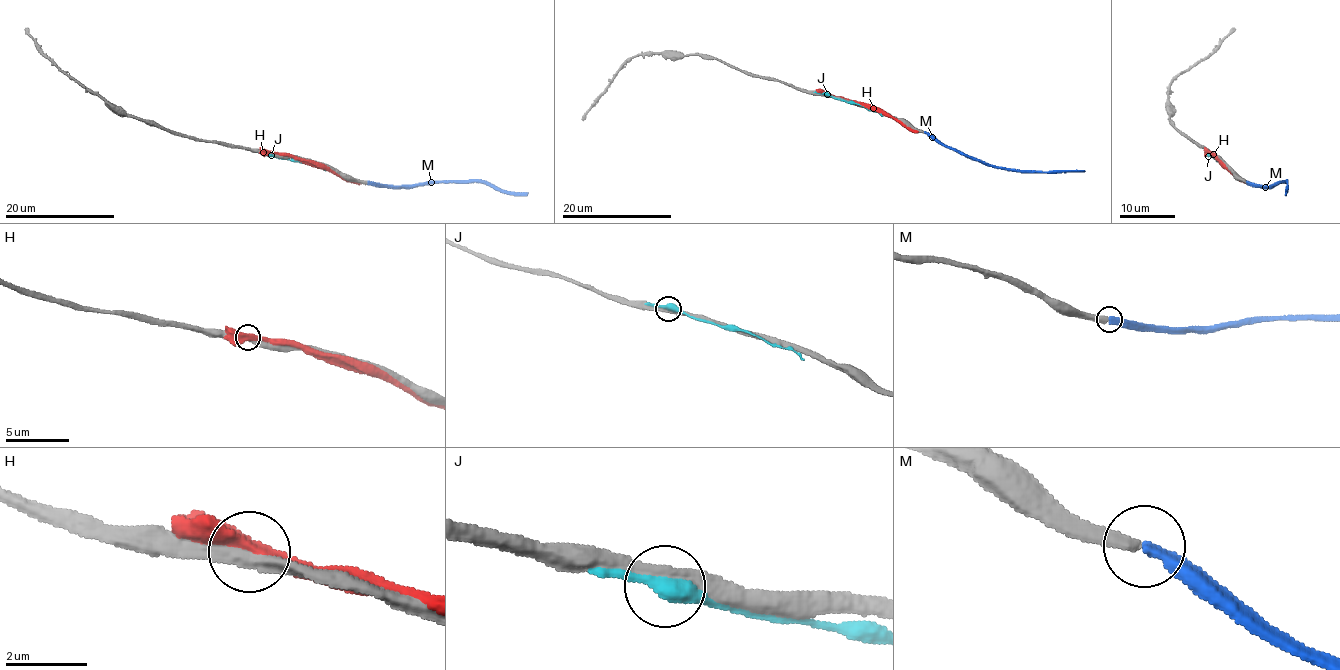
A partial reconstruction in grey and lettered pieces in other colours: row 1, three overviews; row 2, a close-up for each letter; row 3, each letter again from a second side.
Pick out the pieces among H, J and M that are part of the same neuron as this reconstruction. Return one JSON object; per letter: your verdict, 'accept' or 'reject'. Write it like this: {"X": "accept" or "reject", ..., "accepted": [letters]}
{"H": "reject", "J": "reject", "M": "accept", "accepted": ["M"]}

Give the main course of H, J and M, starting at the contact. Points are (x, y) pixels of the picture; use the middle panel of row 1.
H: (826, 94), (879, 107), (918, 132)
J: (824, 94), (859, 103), (882, 116)
M: (925, 132), (946, 146), (996, 166), (1085, 170)

